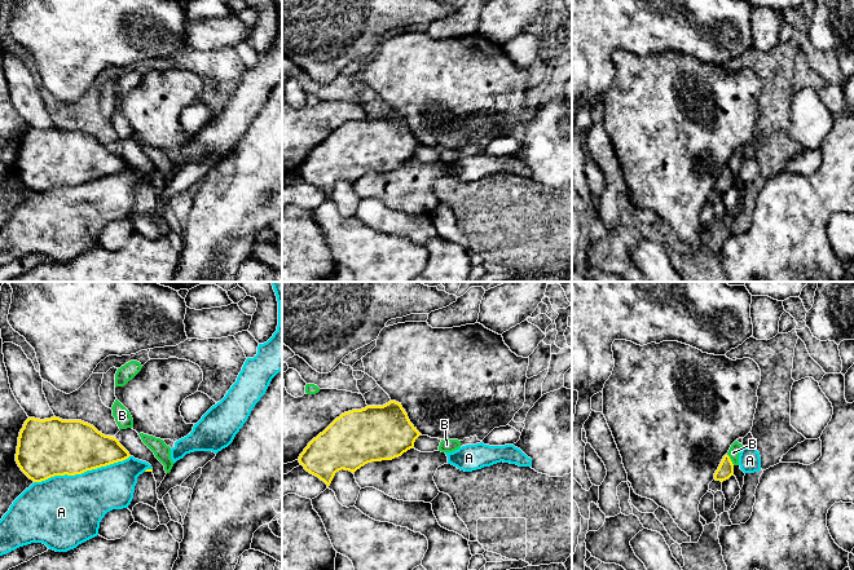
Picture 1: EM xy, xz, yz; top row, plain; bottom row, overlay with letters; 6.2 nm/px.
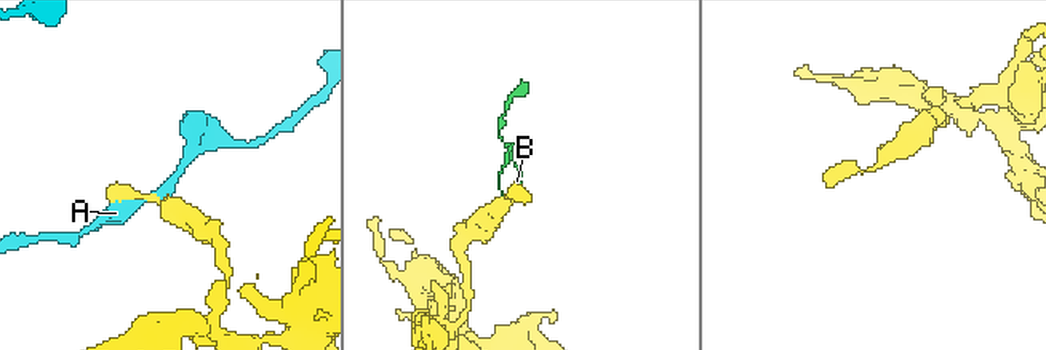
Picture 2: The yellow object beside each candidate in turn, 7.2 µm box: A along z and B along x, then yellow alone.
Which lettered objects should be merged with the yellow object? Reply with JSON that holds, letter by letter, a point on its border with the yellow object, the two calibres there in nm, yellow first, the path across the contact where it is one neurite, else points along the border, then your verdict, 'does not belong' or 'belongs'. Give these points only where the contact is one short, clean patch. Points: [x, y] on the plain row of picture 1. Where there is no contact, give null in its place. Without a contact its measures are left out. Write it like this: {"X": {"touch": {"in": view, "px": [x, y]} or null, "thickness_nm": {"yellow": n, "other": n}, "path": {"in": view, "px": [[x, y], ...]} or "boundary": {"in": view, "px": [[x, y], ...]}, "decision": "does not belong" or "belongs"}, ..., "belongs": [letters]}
{"A": {"touch": {"in": "xy", "px": [82, 182]}, "thickness_nm": {"yellow": 360, "other": 440}, "decision": "does not belong"}, "B": {"touch": {"in": "yz", "px": [730, 169]}, "thickness_nm": {"yellow": 100, "other": 70}, "boundary": {"in": "yz", "px": [[727, 164], [734, 175]]}, "decision": "does not belong"}, "belongs": []}

